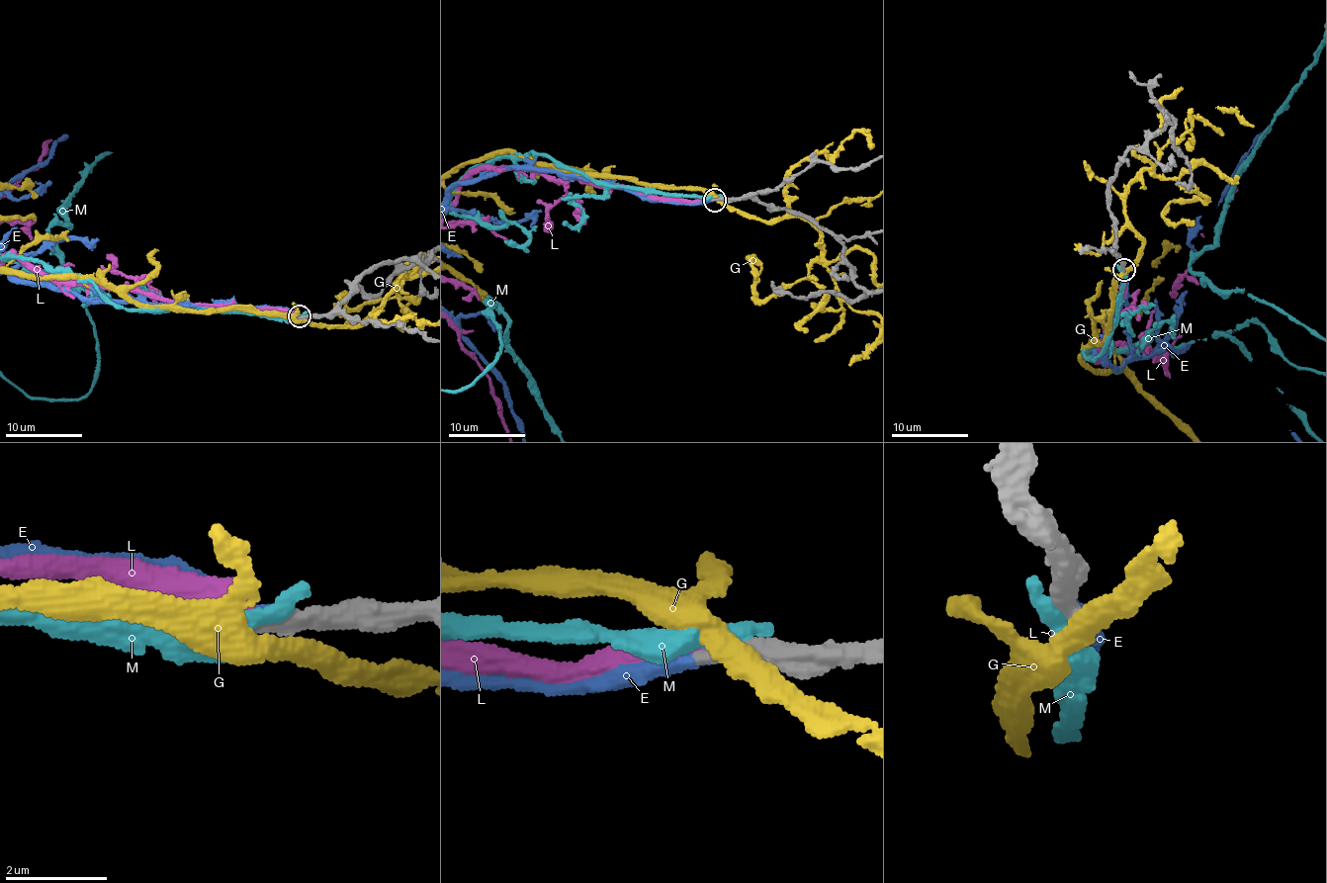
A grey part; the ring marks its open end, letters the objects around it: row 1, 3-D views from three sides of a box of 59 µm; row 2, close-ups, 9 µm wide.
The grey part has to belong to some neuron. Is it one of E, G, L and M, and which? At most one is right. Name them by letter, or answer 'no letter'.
E

